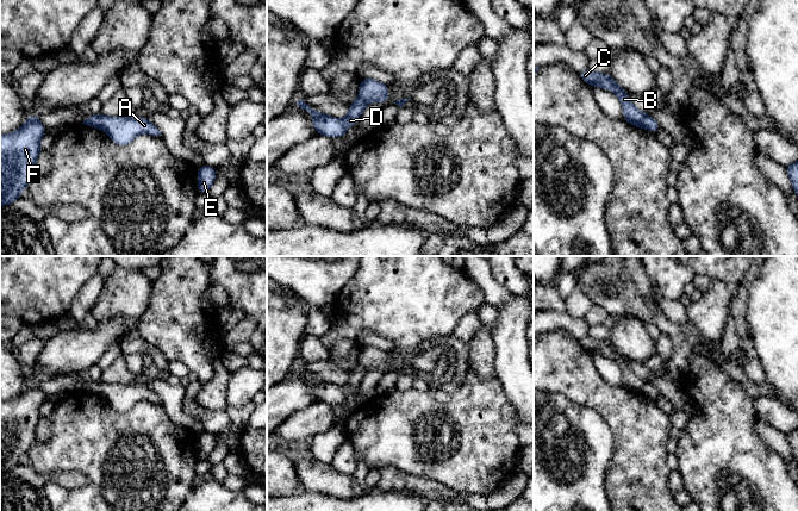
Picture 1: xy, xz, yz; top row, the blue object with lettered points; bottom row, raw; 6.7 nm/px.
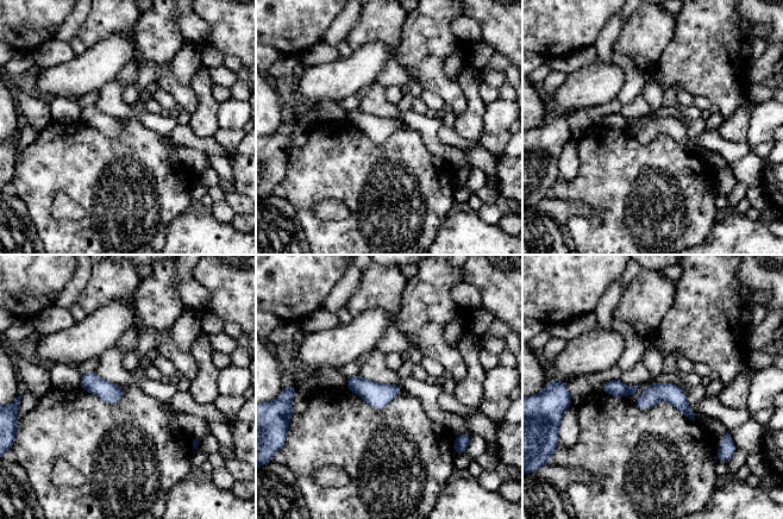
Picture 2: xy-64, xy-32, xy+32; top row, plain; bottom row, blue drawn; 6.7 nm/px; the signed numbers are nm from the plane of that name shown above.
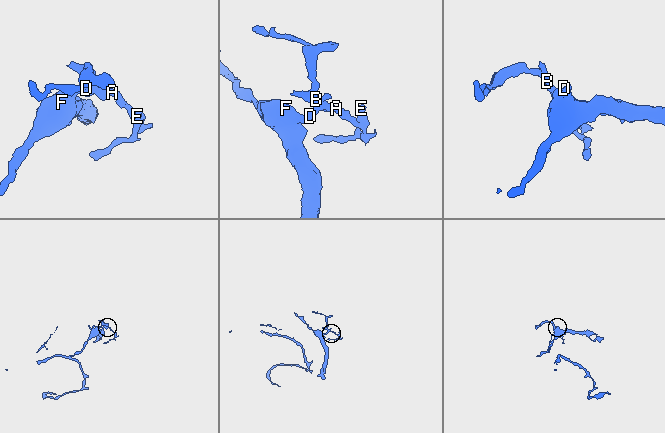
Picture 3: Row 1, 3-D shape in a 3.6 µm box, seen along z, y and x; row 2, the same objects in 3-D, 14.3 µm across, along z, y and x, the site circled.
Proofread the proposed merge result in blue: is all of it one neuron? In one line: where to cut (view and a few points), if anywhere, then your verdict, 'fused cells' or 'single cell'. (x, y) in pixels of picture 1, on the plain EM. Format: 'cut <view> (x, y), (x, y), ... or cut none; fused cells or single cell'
cut xy (95, 381), (100, 394); fused cells

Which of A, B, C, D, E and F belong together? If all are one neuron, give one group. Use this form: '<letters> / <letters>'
A B C E / D F

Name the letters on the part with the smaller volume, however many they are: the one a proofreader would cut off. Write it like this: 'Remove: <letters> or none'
Remove: A, B, C, E

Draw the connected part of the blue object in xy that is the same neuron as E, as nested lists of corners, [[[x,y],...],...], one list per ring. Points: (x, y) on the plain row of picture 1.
[[[201,432],[198,435],[198,460],[208,460],[211,453],[213,451],[217,440],[216,435],[211,432]]]

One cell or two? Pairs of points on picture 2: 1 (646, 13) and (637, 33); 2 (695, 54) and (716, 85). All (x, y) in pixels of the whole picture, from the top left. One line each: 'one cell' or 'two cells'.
1: one cell
2: one cell

